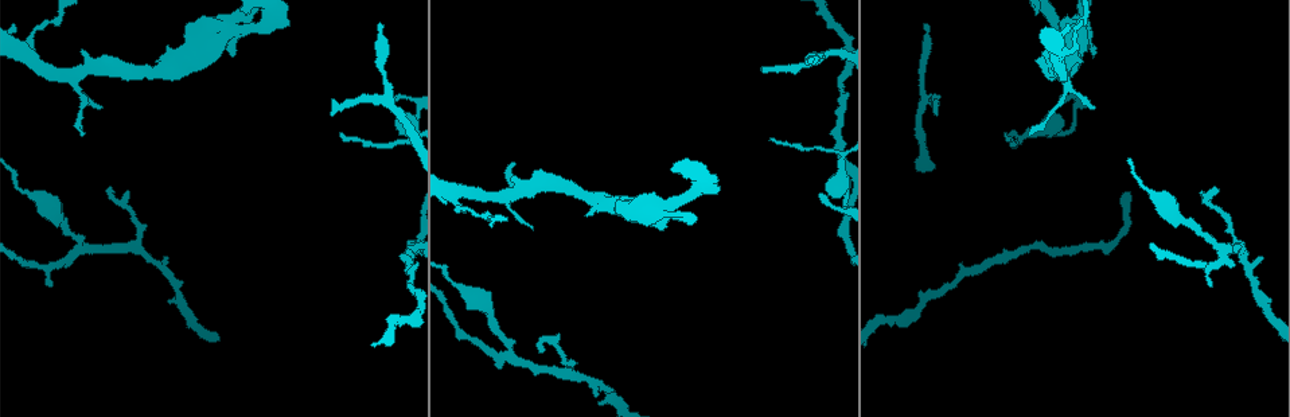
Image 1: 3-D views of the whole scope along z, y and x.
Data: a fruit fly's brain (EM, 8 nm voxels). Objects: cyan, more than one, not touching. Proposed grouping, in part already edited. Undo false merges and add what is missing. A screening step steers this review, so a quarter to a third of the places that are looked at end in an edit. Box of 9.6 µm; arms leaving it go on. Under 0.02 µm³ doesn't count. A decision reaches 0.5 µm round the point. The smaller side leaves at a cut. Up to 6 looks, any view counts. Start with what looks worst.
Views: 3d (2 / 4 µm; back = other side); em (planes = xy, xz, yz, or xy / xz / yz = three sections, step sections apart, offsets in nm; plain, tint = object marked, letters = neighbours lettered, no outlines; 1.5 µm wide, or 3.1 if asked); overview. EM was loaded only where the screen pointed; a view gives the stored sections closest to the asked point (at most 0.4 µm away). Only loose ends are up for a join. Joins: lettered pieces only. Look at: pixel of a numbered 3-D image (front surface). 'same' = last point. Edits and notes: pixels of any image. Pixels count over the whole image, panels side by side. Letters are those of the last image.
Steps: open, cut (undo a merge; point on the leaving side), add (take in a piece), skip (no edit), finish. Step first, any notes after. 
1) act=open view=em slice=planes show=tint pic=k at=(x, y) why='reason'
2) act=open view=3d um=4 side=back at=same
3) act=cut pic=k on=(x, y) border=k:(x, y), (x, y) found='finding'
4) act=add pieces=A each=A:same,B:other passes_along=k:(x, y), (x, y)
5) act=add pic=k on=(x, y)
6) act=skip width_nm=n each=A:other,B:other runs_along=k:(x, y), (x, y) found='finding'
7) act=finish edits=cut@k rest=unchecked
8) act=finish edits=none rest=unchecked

act=open view=em slice=planes show=tint pic=1 at=(923, 26) why='branch stops here'

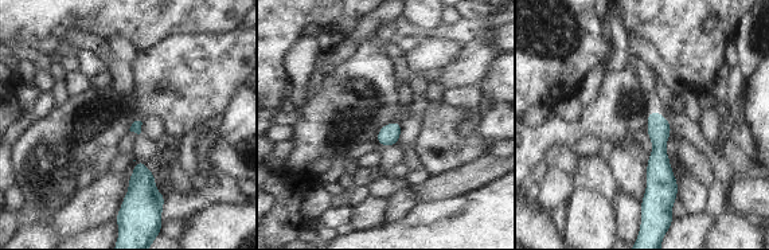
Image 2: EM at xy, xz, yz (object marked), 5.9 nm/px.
act=open view=em slice=planes show=letters at=same

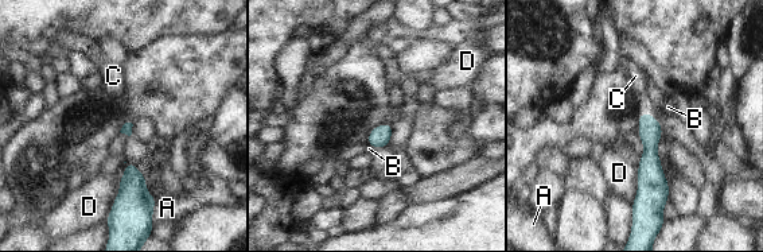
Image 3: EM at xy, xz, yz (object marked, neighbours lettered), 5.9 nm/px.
act=add pieces=C longest_contact=D:340nm each=A:other,B:other,C:same,D:other passes_along=3:(650, 131), (645, 113), (635, 76) found='the cell continues'

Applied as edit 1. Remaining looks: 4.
act=open view=3d um=2 side=back pic=1 at=(820, 193) why='free end'

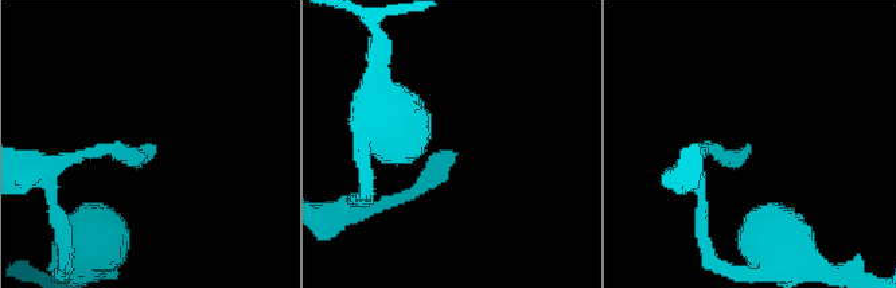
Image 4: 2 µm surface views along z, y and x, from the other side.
act=open view=em slice=xz step=4 show=letters pic=4 at=(751, 147)

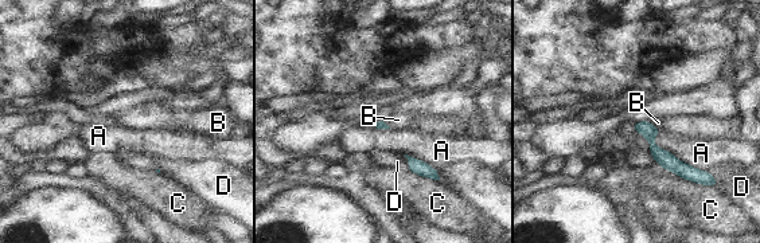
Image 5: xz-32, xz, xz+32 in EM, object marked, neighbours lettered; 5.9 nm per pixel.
act=skip each=A:other,B:other,C:other,D:other found='no lettered piece goes on from it'

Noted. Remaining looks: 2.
act=finish edits=add@3 rest=unchecked

